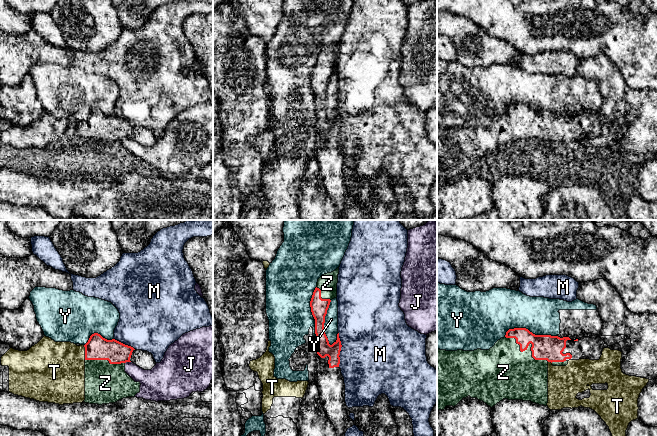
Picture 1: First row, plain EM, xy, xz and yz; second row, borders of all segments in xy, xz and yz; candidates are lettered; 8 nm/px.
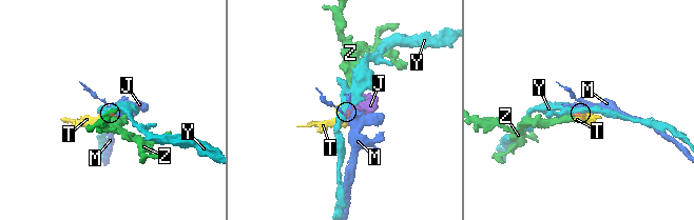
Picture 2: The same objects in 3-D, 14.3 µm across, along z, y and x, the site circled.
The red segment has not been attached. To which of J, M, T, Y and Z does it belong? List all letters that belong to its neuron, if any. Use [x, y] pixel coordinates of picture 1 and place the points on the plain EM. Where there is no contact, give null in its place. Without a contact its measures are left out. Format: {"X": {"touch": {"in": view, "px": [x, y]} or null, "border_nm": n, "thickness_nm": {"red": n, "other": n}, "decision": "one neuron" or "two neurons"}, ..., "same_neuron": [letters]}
{"J": {"touch": {"in": "xy", "px": [127, 137]}, "border_nm": 50, "thickness_nm": {"red": 190, "other": 180}, "decision": "two neurons"}, "M": {"touch": {"in": "xz", "px": [340, 125]}, "border_nm": 280, "thickness_nm": {"red": 120, "other": 500}, "decision": "two neurons"}, "T": {"touch": {"in": "xy", "px": [85, 128]}, "border_nm": 120, "thickness_nm": {"red": 190, "other": 420}, "decision": "two neurons"}, "Y": {"touch": {"in": "xz", "px": [324, 98]}, "border_nm": 360, "thickness_nm": {"red": 140, "other": 110}, "decision": "two neurons"}, "Z": {"touch": {"in": "yz", "px": [529, 119]}, "border_nm": 400, "thickness_nm": {"red": 200, "other": 340}, "decision": "one neuron"}, "same_neuron": ["Z"]}

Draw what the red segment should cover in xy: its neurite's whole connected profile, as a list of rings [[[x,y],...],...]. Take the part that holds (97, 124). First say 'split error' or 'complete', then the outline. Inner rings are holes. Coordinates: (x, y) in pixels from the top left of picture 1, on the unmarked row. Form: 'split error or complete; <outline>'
split error; [[[98,109],[92,110],[84,123],[85,179],[102,181],[135,173],[141,160],[125,148],[125,139],[133,138],[144,146],[156,141],[151,129],[107,116]]]

